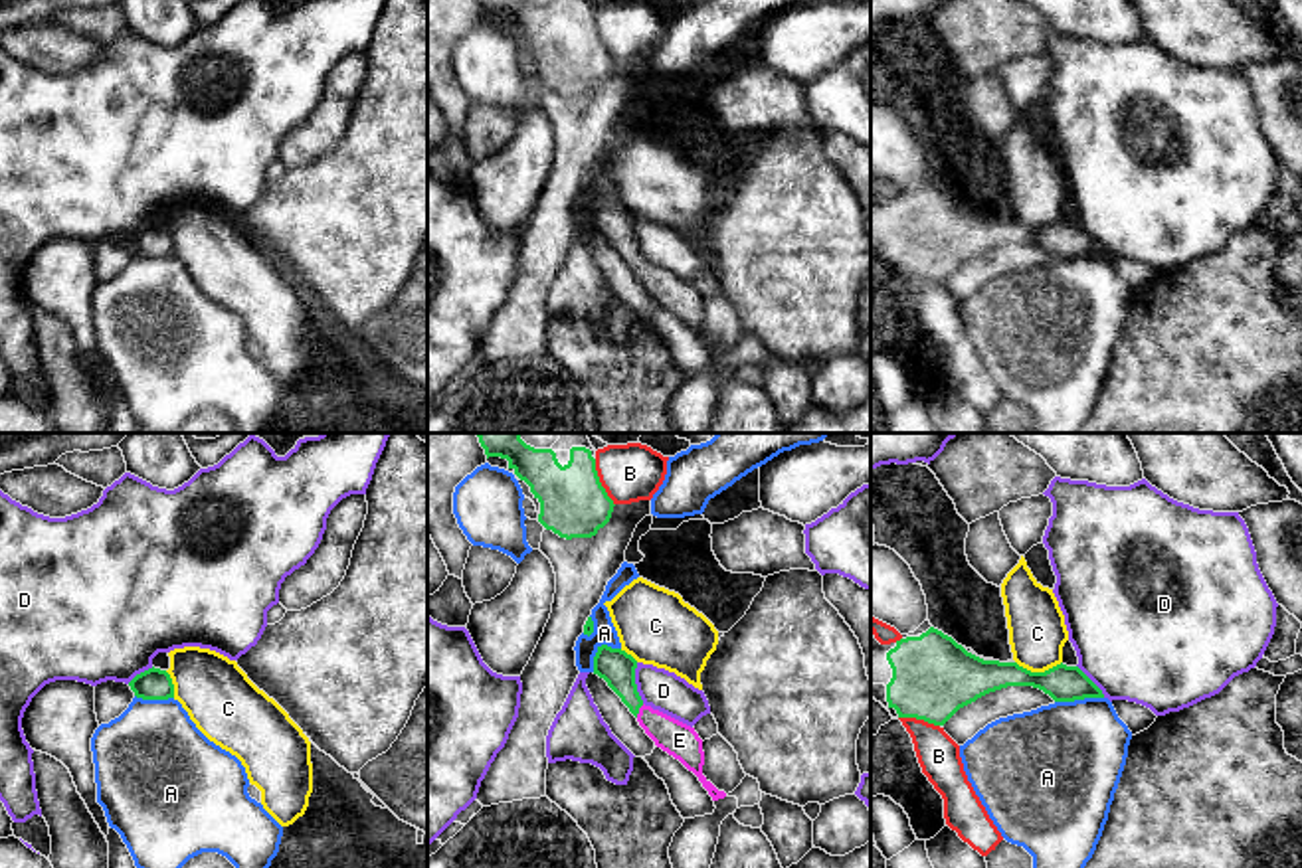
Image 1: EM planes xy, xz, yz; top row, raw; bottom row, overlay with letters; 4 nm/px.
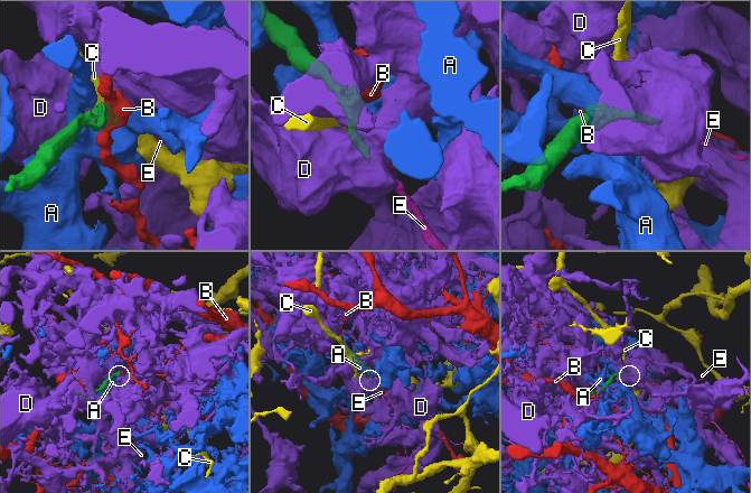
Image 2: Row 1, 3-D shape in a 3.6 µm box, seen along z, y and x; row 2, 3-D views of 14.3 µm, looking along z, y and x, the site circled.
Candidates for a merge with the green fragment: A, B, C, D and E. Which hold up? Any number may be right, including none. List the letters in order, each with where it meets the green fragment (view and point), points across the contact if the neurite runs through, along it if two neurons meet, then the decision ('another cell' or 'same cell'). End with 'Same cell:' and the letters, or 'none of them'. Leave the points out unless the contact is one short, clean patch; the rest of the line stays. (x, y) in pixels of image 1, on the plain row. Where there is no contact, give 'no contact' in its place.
A: meets green in yz at (1079, 256); another cell
B: meets green in xz at (600, 40); border along xz (594, 16), (598, 38), (614, 62); another cell
C: meets green in yz at (1039, 230); another cell
D: meets green in xz at (634, 240); another cell
E: meets green in xz at (638, 267); runs through xz (616, 224), (638, 267), (679, 297); same cell
Same cell: E

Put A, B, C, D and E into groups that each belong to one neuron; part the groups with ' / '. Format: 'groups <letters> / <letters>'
groups A / B / C / D / E

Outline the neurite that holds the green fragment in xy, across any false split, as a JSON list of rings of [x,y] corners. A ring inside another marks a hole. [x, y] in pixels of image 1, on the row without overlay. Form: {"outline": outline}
{"outline": [[[148,225],[140,231],[137,231],[129,239],[131,247],[137,255],[142,257],[168,257],[174,255],[174,241],[166,227],[160,225]]]}

